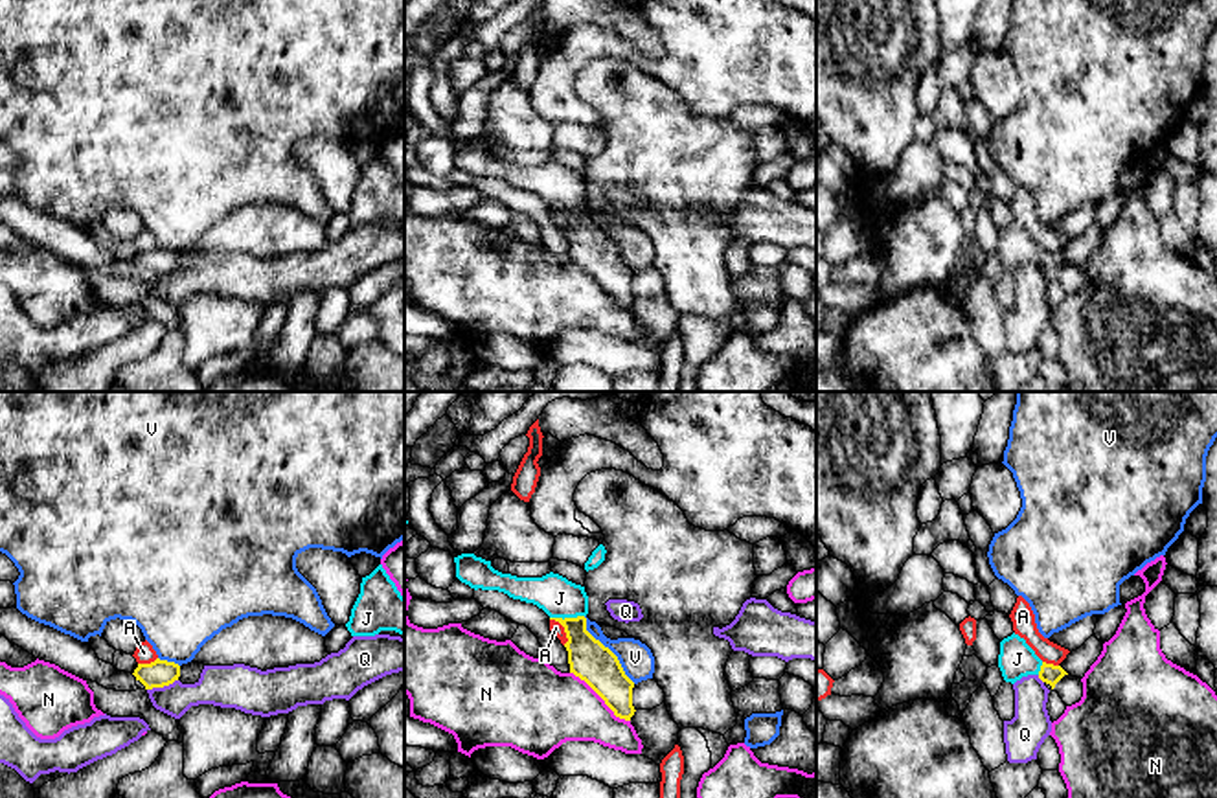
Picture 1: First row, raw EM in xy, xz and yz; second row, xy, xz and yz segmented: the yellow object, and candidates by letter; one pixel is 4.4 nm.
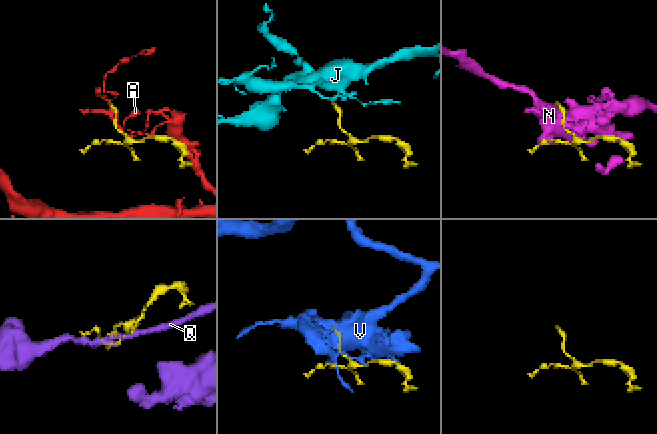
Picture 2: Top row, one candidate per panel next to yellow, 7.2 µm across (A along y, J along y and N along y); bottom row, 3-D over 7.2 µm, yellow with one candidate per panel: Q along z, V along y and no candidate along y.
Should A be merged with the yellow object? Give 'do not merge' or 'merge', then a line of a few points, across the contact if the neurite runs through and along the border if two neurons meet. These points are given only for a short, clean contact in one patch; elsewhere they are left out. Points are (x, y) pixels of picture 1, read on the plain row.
do not merge

